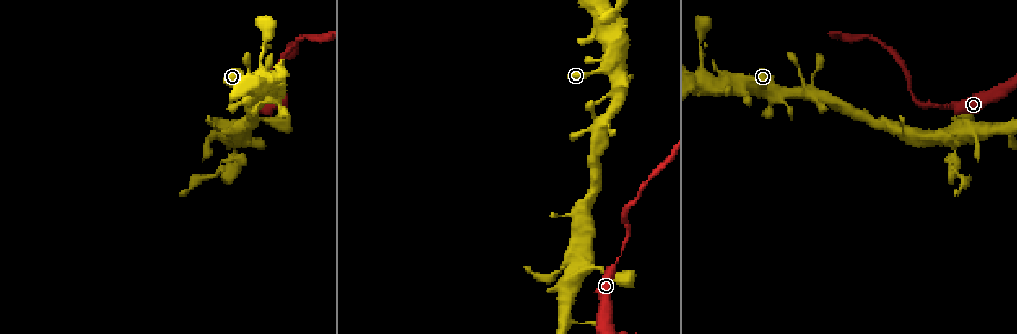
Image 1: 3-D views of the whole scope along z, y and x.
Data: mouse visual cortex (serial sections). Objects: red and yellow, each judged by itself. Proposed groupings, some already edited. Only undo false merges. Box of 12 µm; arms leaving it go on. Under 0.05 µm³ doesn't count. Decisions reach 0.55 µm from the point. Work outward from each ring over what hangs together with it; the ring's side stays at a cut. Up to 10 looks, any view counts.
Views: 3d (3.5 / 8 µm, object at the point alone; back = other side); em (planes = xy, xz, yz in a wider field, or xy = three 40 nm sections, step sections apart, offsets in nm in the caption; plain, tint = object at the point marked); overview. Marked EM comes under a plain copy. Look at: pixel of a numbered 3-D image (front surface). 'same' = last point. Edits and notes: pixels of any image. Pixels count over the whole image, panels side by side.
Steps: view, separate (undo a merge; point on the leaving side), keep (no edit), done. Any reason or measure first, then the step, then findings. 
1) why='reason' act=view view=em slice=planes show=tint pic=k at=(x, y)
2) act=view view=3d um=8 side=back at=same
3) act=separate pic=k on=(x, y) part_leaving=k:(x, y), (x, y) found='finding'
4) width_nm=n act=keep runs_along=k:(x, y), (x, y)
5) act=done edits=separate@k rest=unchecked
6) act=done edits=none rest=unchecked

why='arms part here' act=view view=3d um=3.5 pic=1 at=(776, 91)

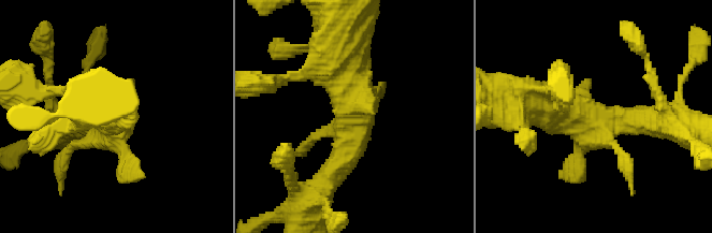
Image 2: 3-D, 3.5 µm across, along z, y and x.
why='shape alone is not enough' act=view view=em slice=xy step=2 show=tint pic=2 at=(591, 120)

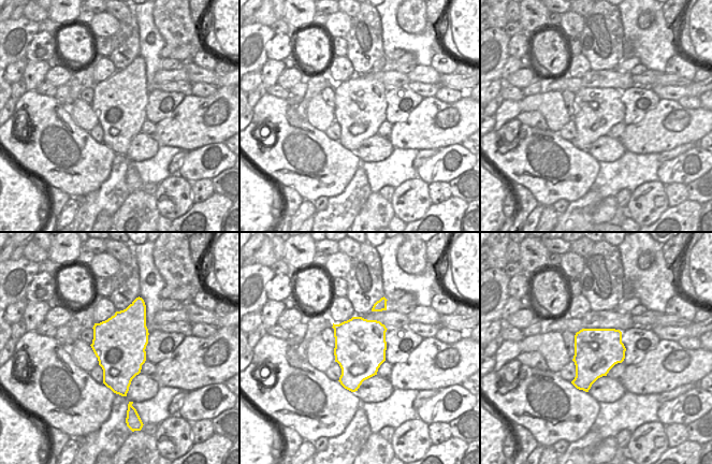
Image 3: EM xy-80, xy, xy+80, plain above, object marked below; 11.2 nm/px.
act=keep runs_along=2:(538, 91), (547, 111), (656, 121) found='all the same cell'

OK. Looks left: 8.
why='a narrow waist' act=view view=3d um=3.5 pic=1 at=(264, 43)

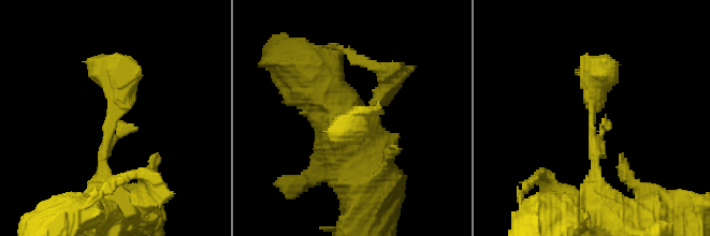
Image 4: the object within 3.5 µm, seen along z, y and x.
arm_widths_nm=150,450 act=view view=em slice=xy step=5 show=tint pic=4 at=(594, 122)

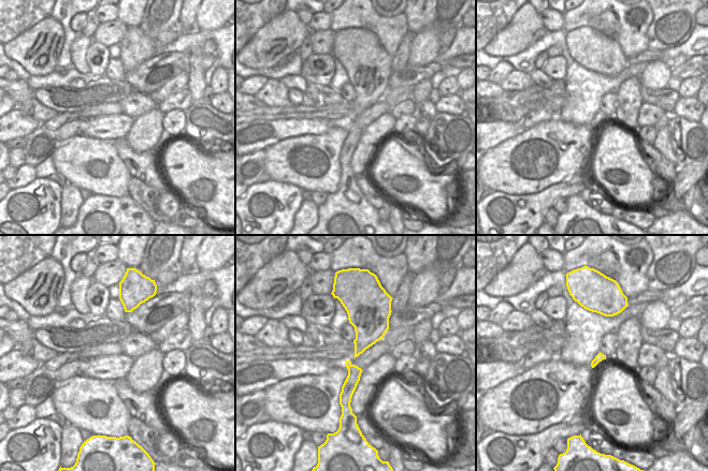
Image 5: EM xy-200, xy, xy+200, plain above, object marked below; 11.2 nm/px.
act=view view=em slice=planes show=tint at=same

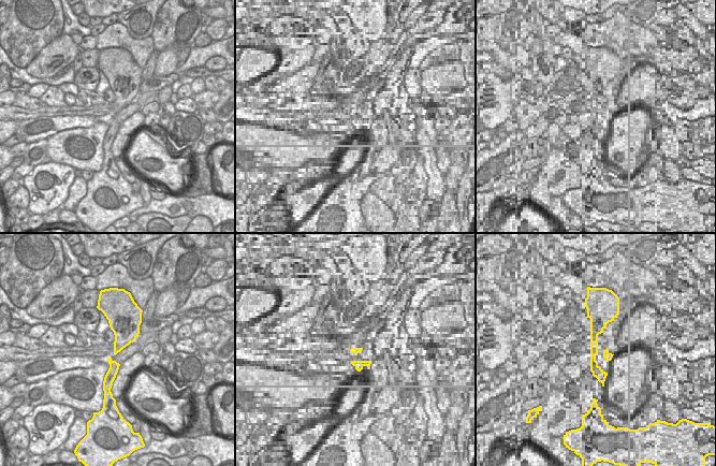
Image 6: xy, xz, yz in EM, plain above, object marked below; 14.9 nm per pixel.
act=keep runs_along=4:(595, 195), (592, 109), (606, 63) found='all the same cell'

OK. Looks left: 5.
why='a narrow waist' act=view view=3d um=3.5 side=back pic=1 at=(616, 258)

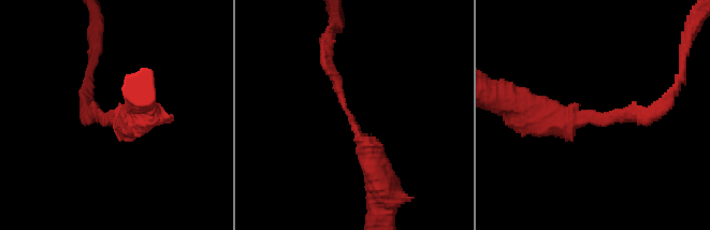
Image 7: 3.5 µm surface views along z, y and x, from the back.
arm_widths_nm=150,400 act=view view=em slice=xy step=3 show=tint pic=7 at=(346, 111)

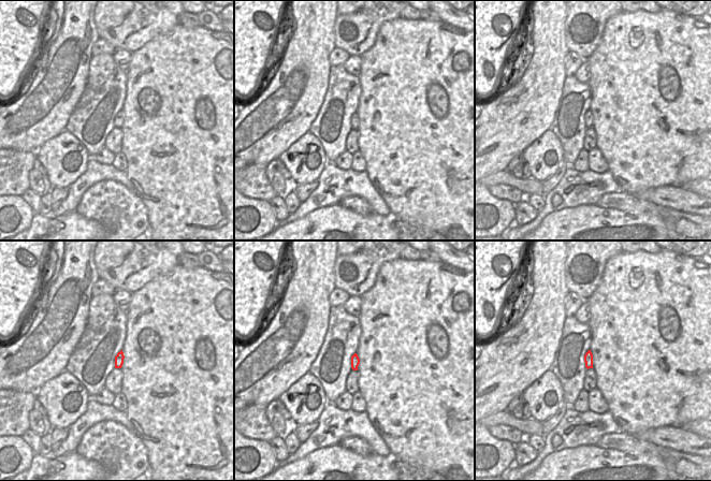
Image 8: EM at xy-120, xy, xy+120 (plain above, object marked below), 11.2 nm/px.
width_nm=100 act=separate pic=7 on=(616, 118) part_leaving=7:(582, 117), (649, 114), (670, 95) found='two cells meet here'

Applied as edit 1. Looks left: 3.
act=done edits=separate@7 rest=unchecked

